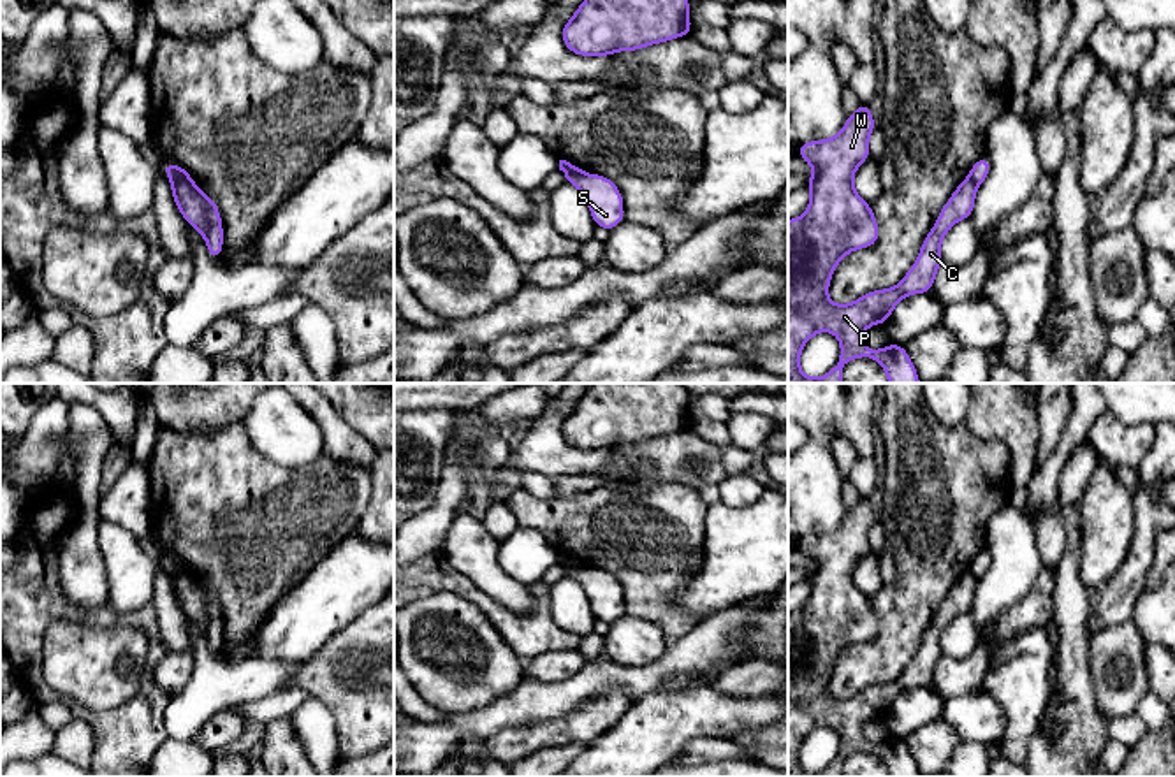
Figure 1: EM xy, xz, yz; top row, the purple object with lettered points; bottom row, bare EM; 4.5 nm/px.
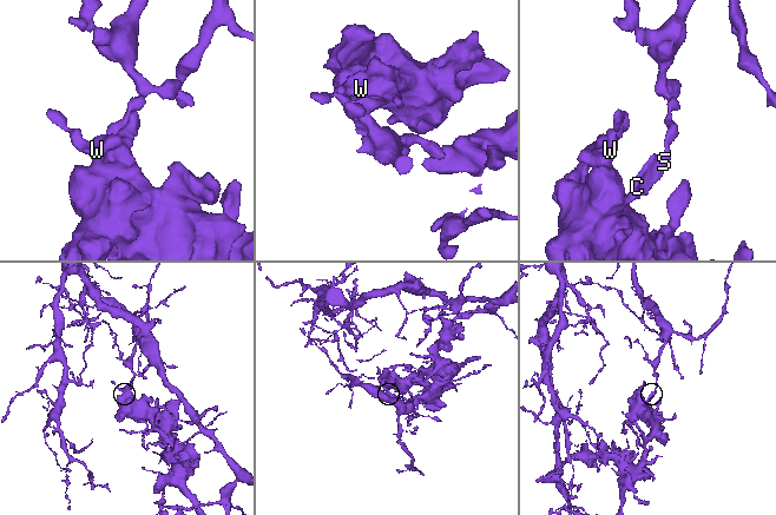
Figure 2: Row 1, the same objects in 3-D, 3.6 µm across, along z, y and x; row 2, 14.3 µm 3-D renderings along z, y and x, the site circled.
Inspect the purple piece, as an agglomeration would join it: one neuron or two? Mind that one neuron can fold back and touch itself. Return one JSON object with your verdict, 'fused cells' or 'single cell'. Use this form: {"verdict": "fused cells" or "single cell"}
{"verdict": "fused cells"}

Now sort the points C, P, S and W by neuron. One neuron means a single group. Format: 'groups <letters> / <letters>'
groups C P W / S

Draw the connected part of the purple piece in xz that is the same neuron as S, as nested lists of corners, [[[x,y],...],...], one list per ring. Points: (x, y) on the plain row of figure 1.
[[[565,566],[565,577],[582,585],[596,621],[610,626],[626,614],[623,587],[609,571],[588,566]]]

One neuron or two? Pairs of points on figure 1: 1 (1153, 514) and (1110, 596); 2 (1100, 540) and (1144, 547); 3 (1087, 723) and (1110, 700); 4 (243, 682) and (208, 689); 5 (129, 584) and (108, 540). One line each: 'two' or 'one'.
1: one
2: two
3: two
4: one
5: one

